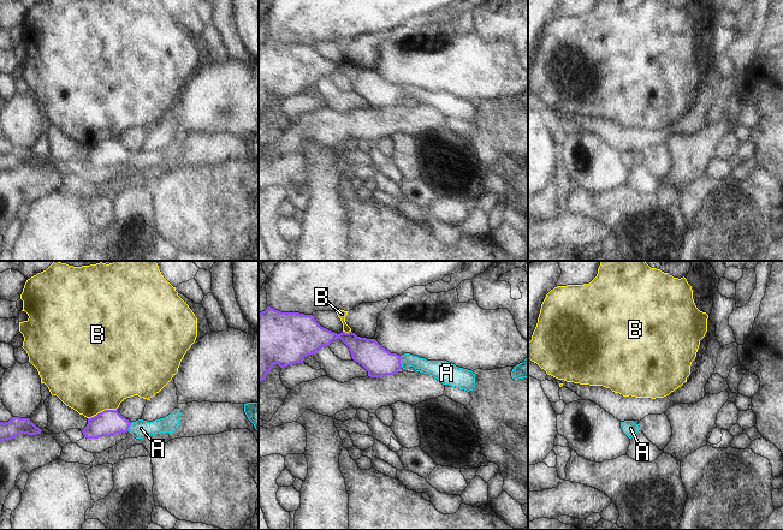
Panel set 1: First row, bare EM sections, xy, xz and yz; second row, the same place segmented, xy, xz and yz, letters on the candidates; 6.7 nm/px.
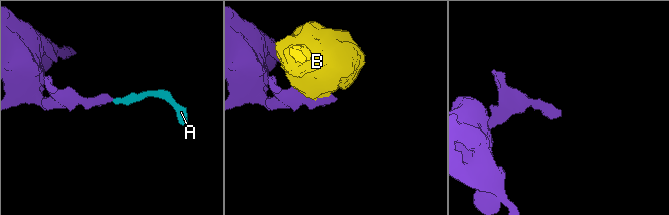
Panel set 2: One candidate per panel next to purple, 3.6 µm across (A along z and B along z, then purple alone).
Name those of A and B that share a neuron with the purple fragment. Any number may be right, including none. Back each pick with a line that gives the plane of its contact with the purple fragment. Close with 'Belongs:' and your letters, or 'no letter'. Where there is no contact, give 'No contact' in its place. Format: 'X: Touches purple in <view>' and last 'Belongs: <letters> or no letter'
A: Touches purple in xz
Belongs: A

